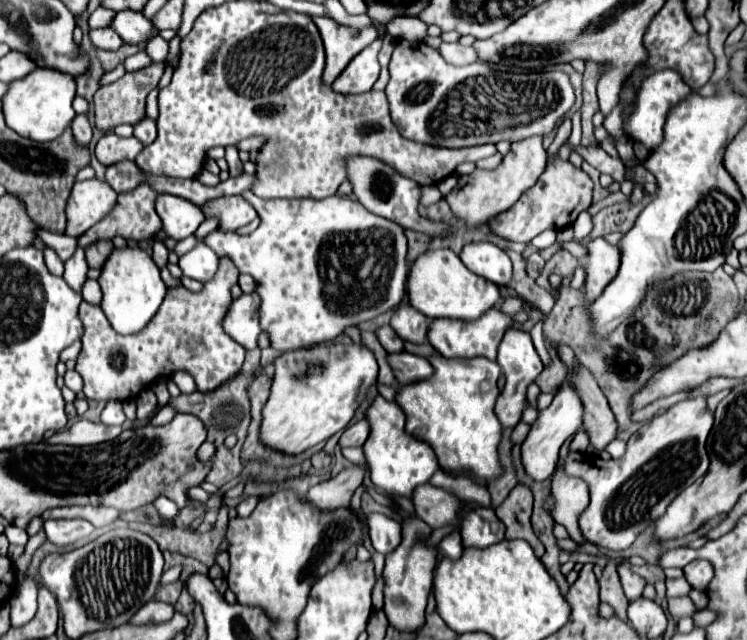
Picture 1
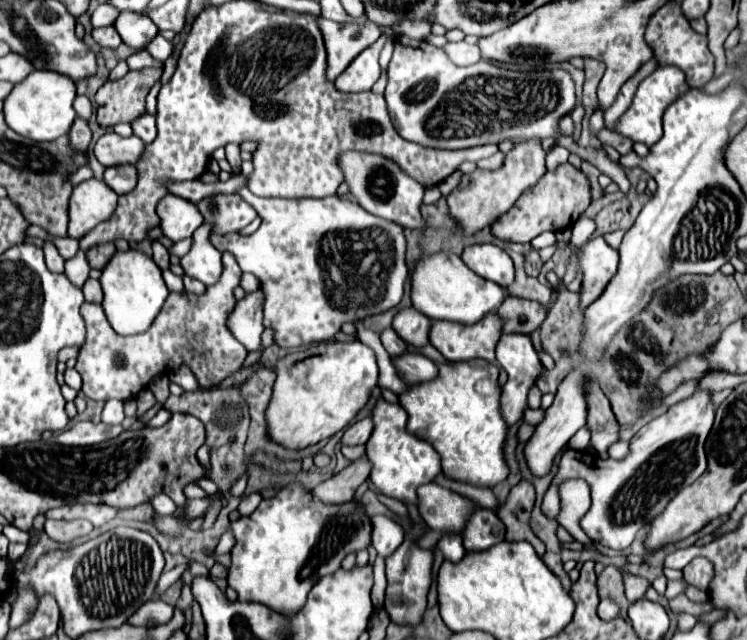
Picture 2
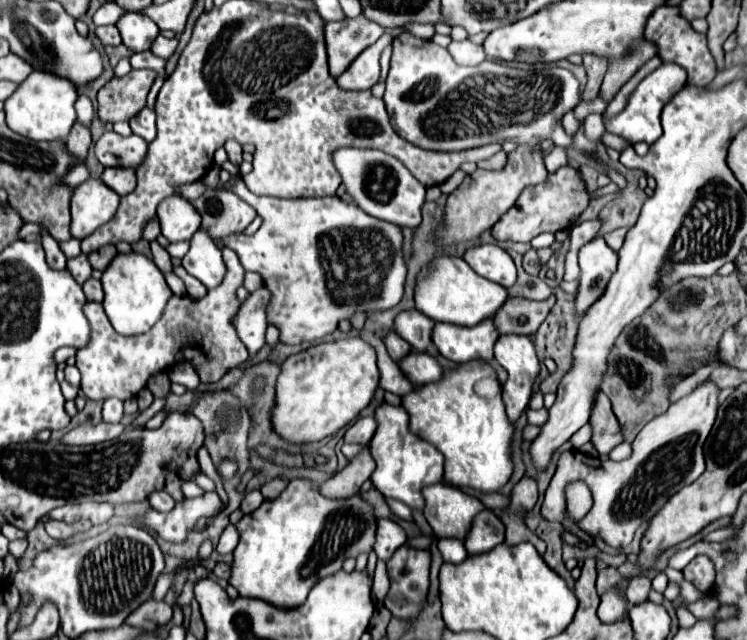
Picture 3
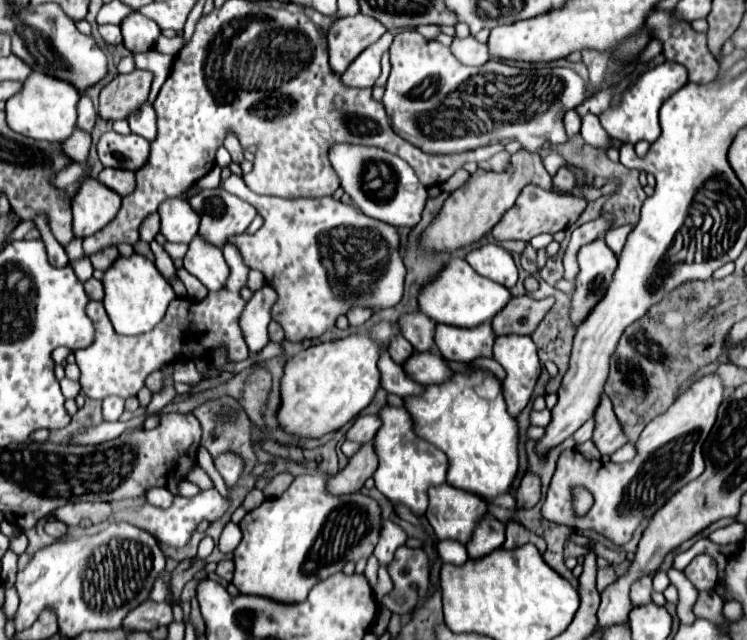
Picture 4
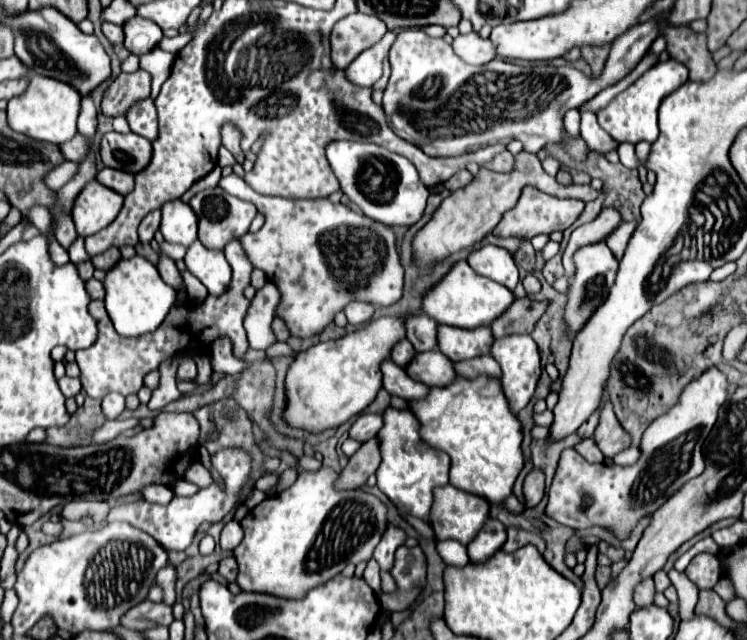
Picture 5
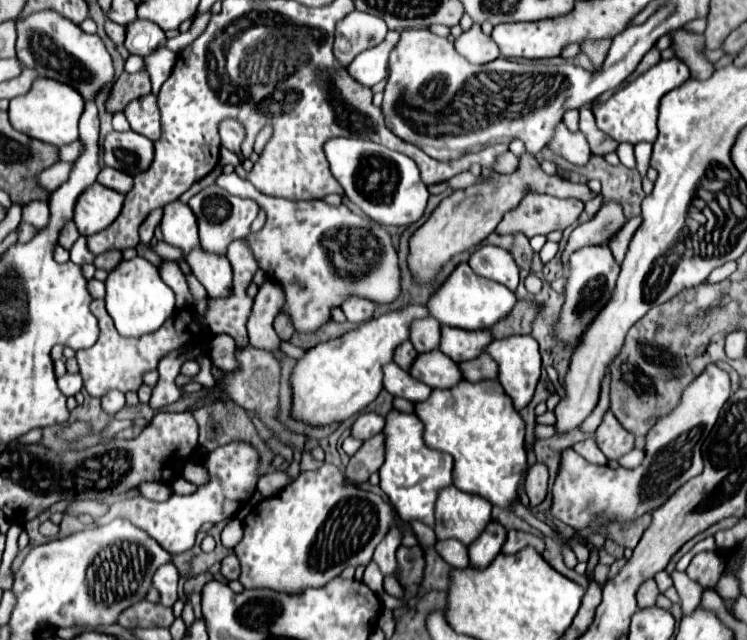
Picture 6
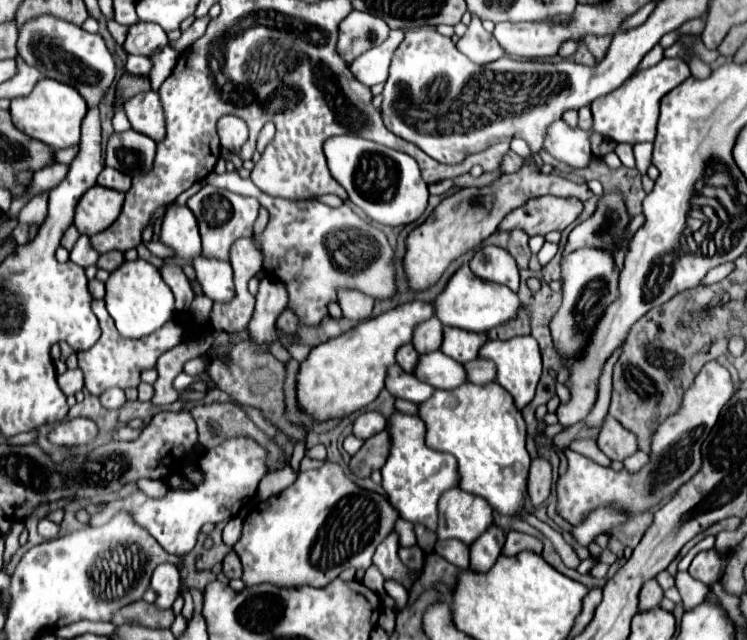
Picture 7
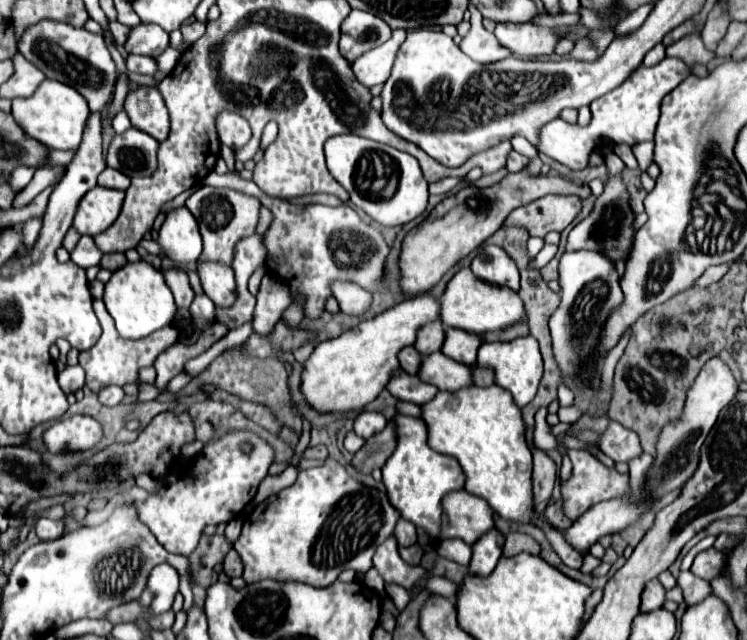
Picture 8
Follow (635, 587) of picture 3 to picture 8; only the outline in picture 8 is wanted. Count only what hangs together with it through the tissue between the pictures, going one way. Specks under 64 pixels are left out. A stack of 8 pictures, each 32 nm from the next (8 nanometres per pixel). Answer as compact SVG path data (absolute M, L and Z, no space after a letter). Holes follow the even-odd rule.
M650 580L648 588L644 588L644 600L640 612L654 612L662 608L666 602L666 588L658 580Z

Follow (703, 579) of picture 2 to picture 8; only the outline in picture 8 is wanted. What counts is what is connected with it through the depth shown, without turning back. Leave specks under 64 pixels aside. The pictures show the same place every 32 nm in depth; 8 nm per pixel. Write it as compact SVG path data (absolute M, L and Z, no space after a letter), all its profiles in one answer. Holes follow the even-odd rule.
M708 548L694 558L694 564L690 570L704 580L712 580L712 576L716 576L716 572L724 568L724 564L726 564L726 556L716 548Z

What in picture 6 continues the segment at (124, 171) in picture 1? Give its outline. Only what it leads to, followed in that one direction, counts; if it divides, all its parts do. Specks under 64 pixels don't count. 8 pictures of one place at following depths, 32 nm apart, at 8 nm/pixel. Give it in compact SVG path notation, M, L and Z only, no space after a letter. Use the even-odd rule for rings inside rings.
M104 166L98 174L98 182L106 188L112 188L112 190L118 190L122 194L126 194L130 188L132 188L132 176L120 172L120 170L114 170L114 168L108 168Z

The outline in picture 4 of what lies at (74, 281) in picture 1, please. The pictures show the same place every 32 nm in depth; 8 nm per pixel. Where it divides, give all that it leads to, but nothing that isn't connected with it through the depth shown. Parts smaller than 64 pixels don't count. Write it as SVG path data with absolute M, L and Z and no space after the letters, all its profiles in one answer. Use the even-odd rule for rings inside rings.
M82 258L82 260L76 260L76 262L70 262L70 264L72 264L72 268L76 268L76 276L80 276L82 282L86 282L88 278L92 278L94 268L92 268L92 264L90 264L88 258Z

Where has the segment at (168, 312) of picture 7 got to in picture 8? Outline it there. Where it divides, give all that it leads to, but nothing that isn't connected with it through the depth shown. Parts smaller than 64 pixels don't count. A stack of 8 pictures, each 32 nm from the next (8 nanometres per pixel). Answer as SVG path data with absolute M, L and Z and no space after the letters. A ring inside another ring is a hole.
M140 260L140 262L128 262L124 268L116 270L112 274L112 278L106 282L104 288L104 304L108 314L114 318L116 322L116 330L122 338L128 340L138 340L138 338L146 338L156 330L162 330L164 326L172 324L174 314L176 314L176 302L174 296L162 276L162 272L158 272L154 266L150 266L148 262Z

